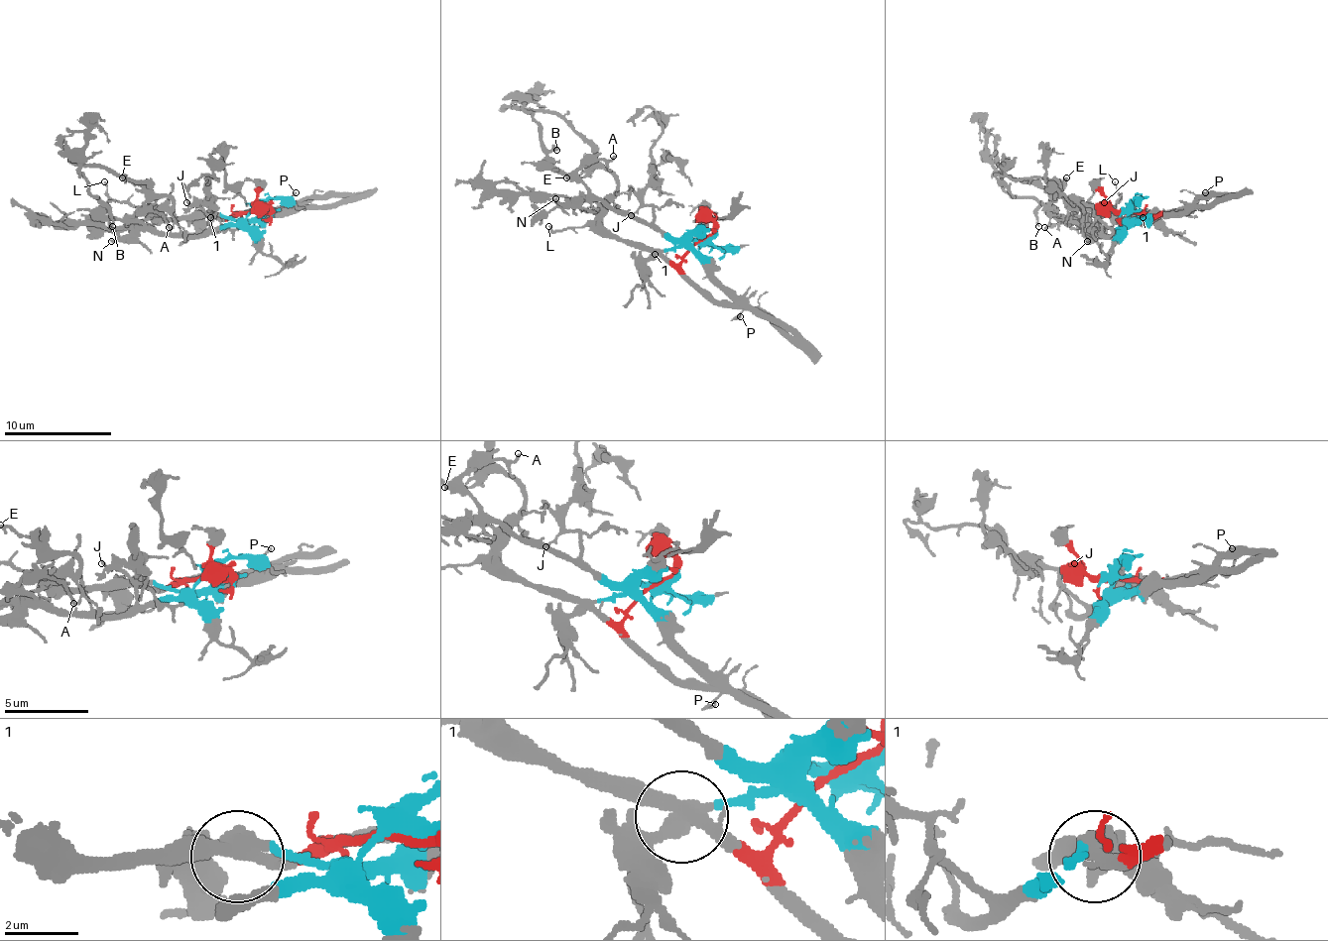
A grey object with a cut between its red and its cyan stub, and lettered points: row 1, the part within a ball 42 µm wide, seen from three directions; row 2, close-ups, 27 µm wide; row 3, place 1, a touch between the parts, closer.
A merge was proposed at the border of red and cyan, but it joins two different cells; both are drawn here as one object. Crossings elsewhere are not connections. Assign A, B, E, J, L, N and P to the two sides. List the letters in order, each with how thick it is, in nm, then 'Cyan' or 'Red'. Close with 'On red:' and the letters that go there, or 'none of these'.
A: Thickness 150 nm. Cyan
B: Thickness 150 nm. Cyan
E: Thickness 190 nm. Red
J: Thickness 110 nm. Cyan
L: Thickness 100 nm. Red
N: Thickness 190 nm. Cyan
P: Thickness 160 nm. Cyan
On red: E, L

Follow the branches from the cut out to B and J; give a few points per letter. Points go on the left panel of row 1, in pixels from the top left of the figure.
B: (261, 212), (202, 236), (170, 236), (115, 220), (102, 206), (113, 225)
J: (261, 212), (210, 228), (204, 212), (185, 201)

